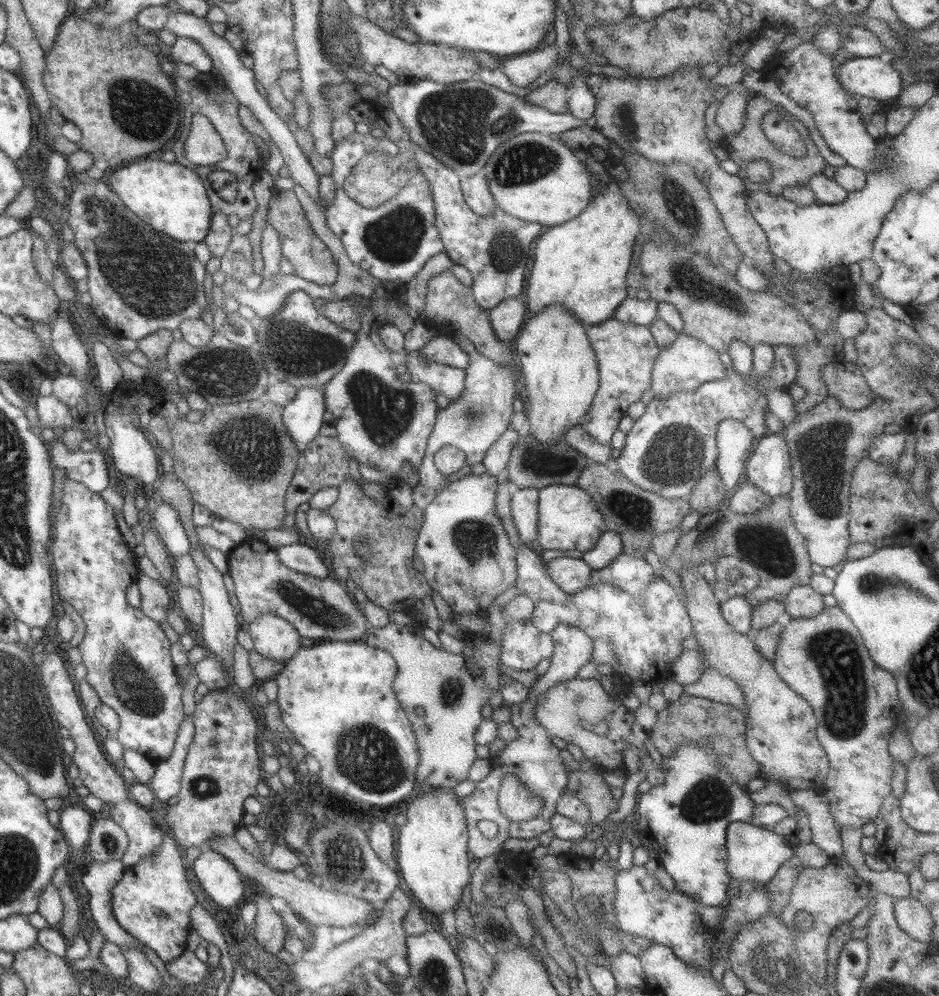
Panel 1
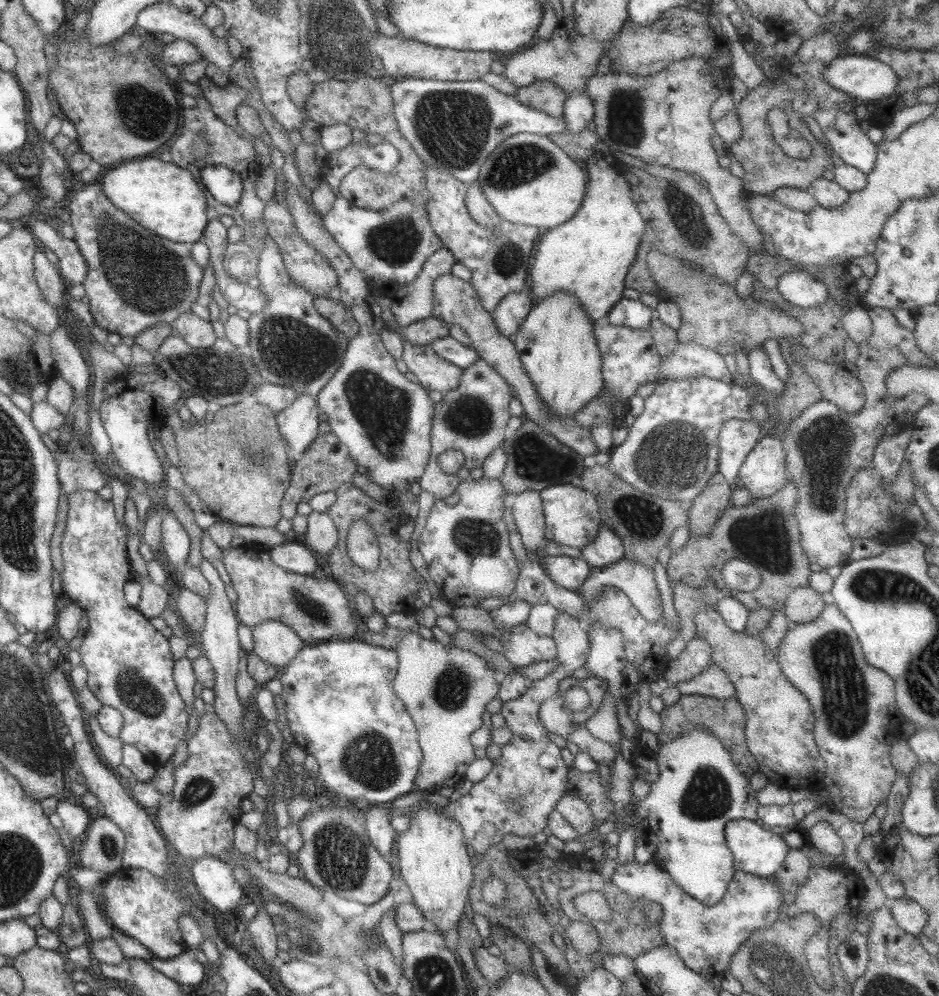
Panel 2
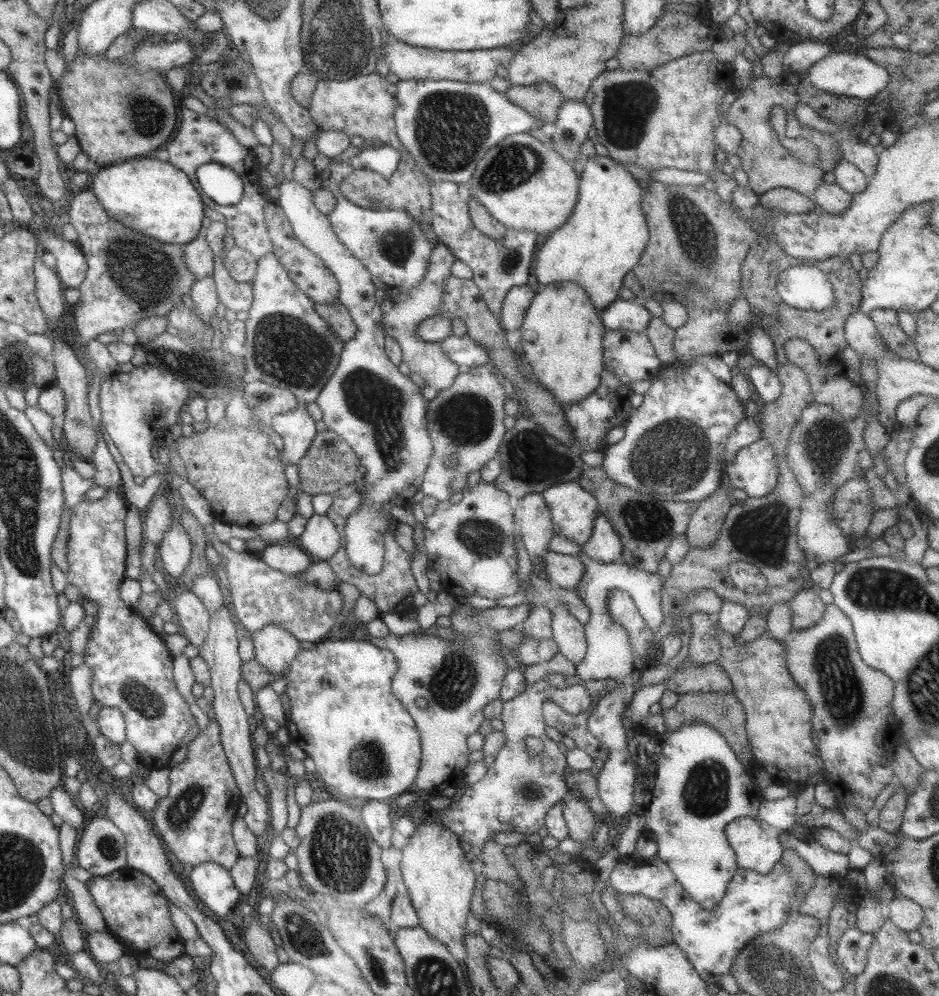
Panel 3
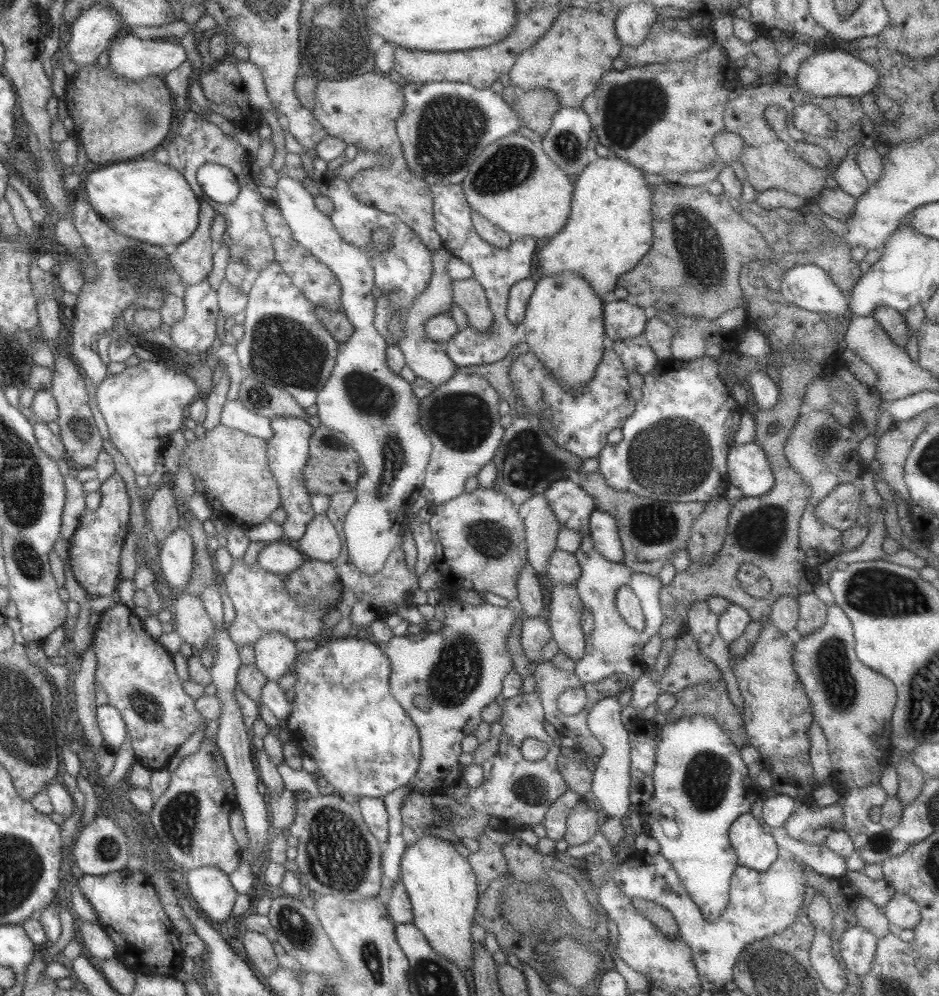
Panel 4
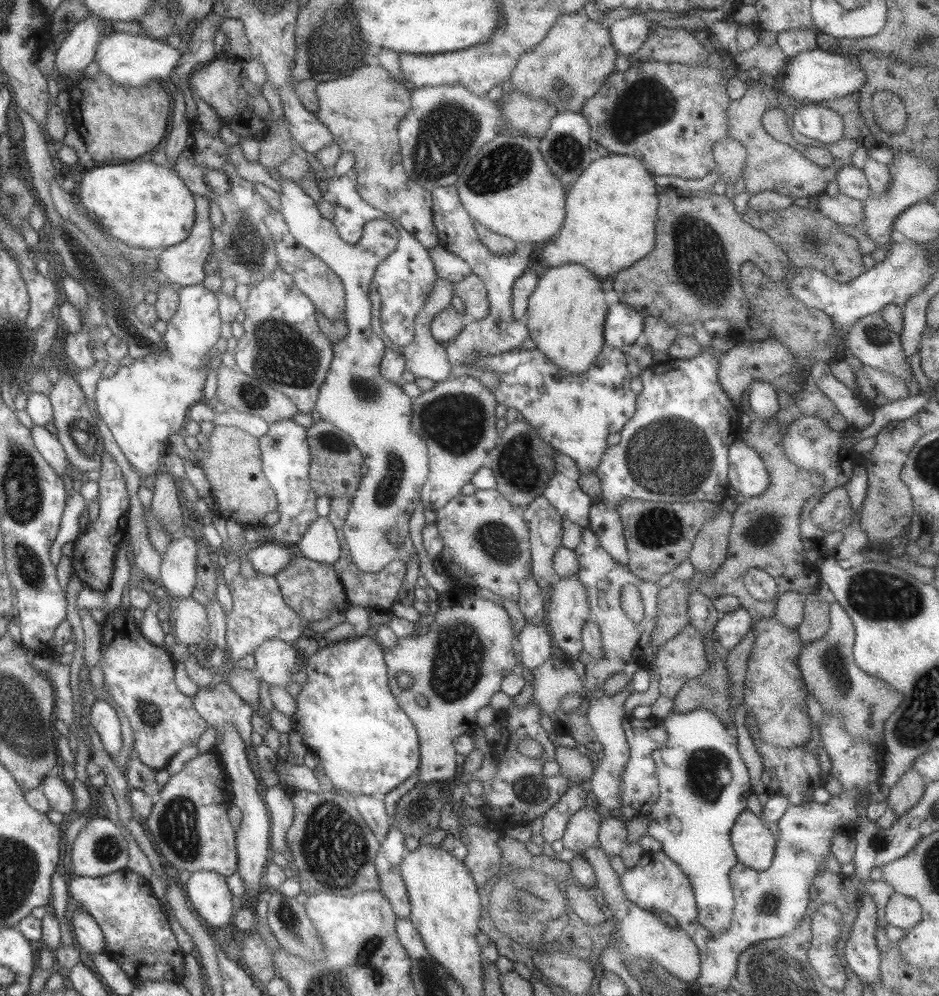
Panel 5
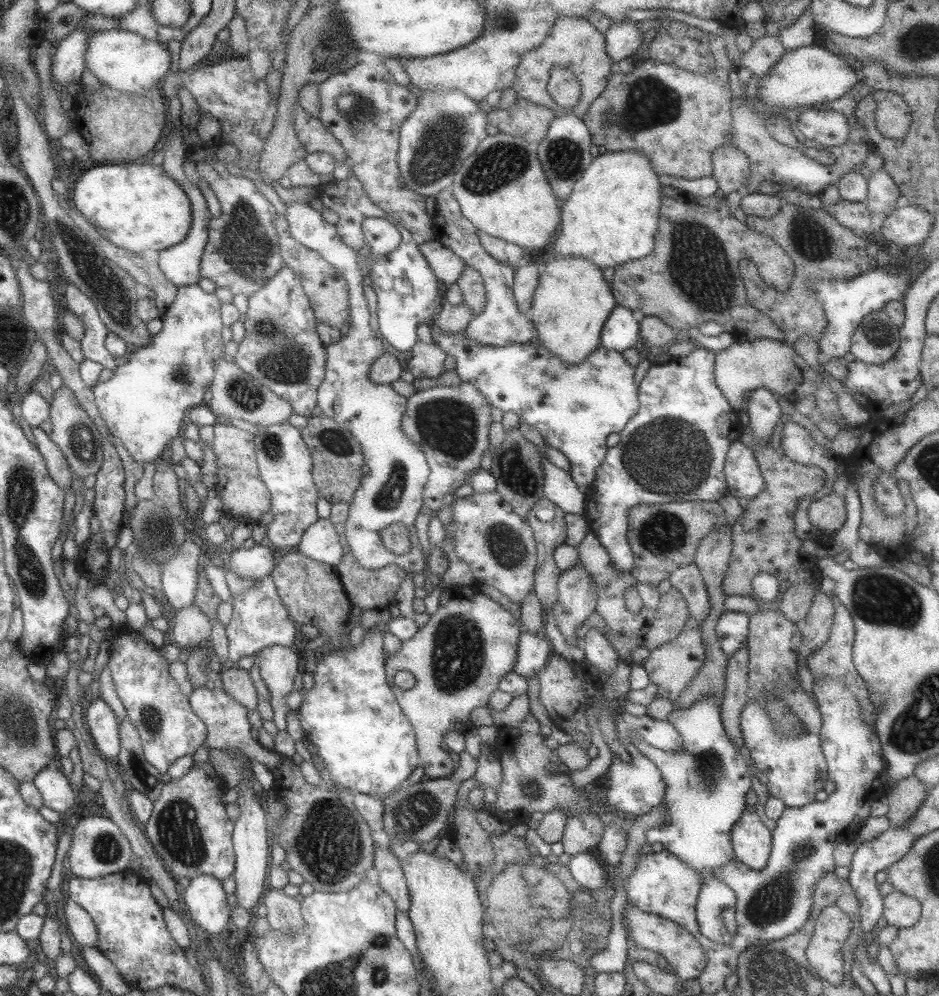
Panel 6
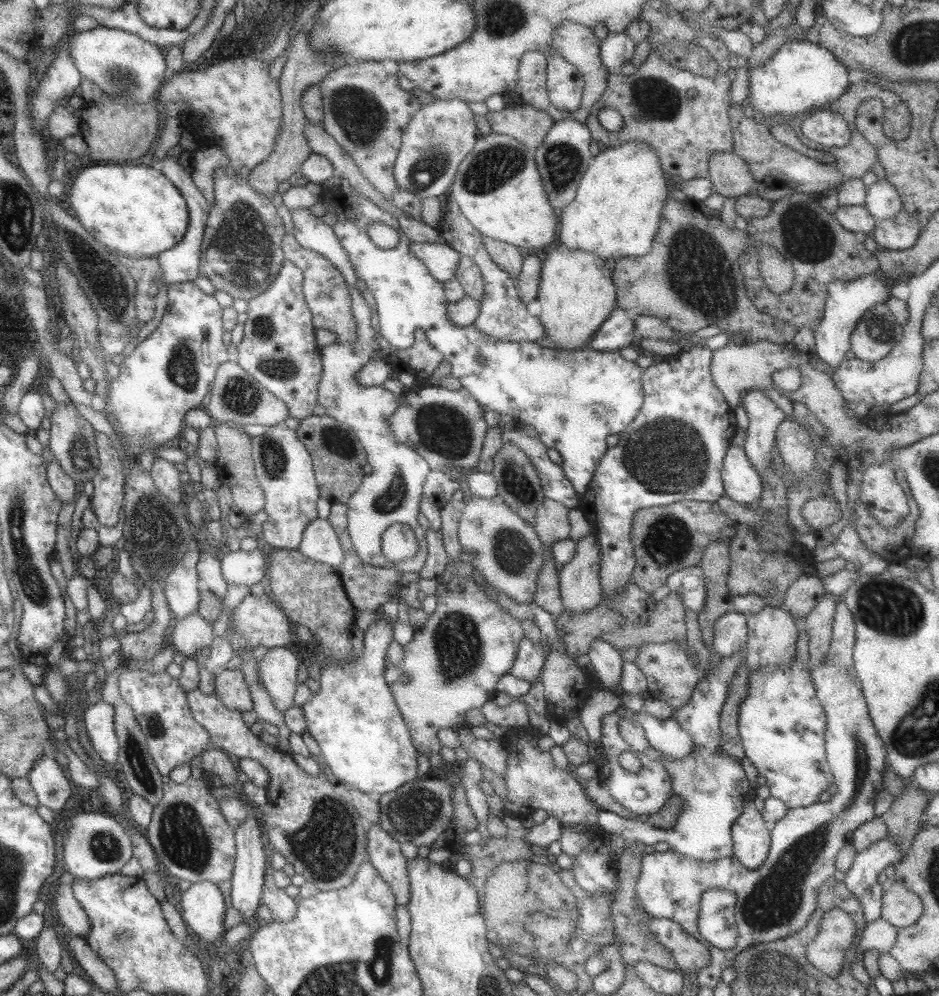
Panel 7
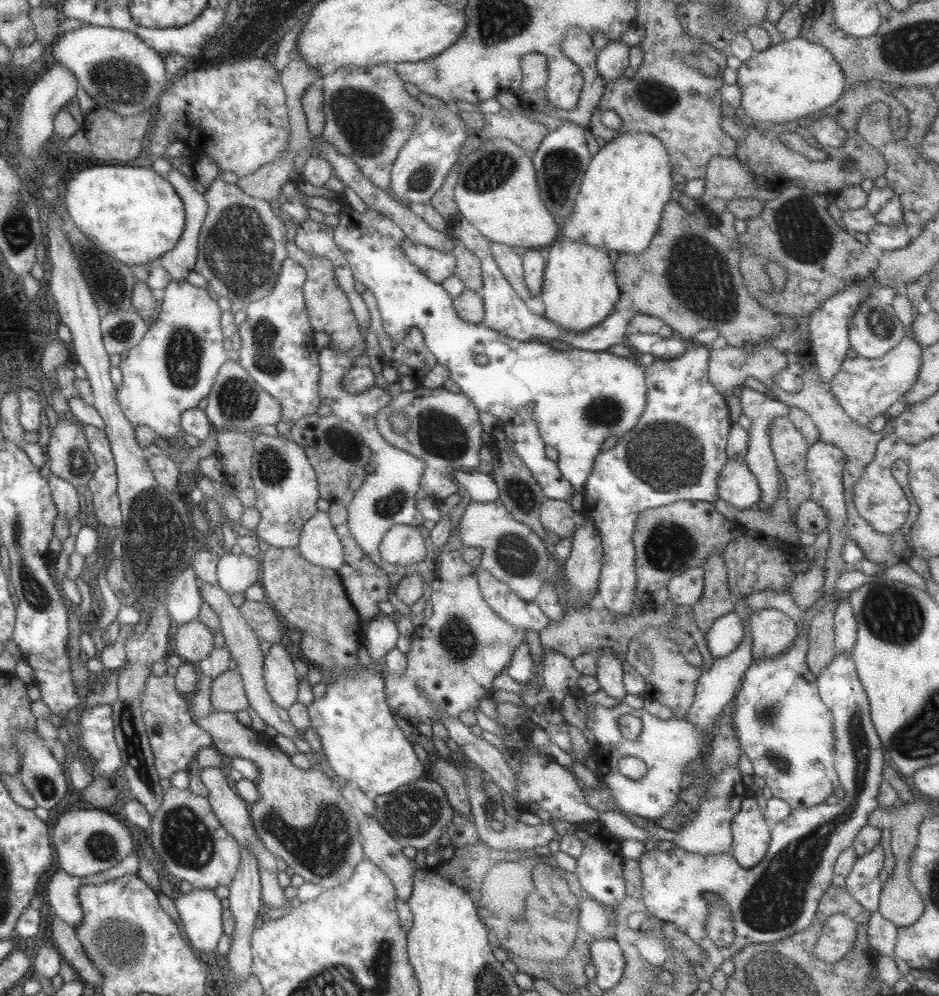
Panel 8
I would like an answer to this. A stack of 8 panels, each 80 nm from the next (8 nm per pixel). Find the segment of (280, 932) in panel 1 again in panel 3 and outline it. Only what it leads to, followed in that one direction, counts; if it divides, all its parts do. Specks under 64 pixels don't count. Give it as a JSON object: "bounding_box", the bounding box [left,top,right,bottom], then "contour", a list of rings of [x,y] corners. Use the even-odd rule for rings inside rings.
{"bounding_box":[245,917,278,972],"contour":[[[257,917],[245,920],[245,944],[253,960],[266,972],[271,972],[278,964],[274,940],[259,923]]]}

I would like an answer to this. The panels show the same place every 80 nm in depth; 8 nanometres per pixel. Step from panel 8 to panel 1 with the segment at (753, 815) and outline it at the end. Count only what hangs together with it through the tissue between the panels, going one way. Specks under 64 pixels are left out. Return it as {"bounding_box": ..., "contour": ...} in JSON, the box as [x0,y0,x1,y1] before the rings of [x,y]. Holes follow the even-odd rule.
{"bounding_box":[726,822,792,884],"contour":[[[731,822],[726,828],[727,870],[733,881],[757,881],[767,884],[781,864],[792,857],[792,845],[783,837],[774,834],[770,828],[753,826],[751,823]]]}

